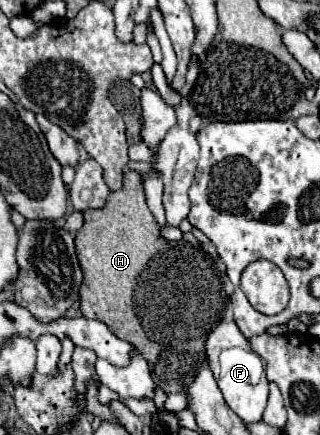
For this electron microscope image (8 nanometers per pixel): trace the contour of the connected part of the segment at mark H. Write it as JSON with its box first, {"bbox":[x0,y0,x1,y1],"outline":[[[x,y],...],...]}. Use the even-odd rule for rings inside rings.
{"bbox":[75,171,223,393],"outline":[[[125,171],[123,189],[109,195],[105,207],[83,211],[85,223],[75,235],[77,259],[83,269],[83,285],[79,289],[81,295],[81,313],[89,319],[99,319],[113,329],[117,337],[135,345],[135,349],[147,359],[151,373],[157,367],[159,355],[159,387],[165,393],[181,393],[185,391],[199,367],[205,363],[205,341],[209,333],[223,319],[223,281],[217,277],[217,267],[211,257],[199,245],[167,241],[163,239],[155,217],[151,215],[145,193],[143,193],[143,175],[135,171]]]}

